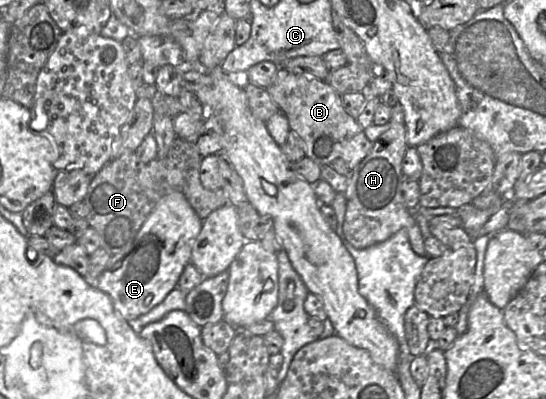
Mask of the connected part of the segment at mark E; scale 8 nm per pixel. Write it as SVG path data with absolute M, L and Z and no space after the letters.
M183 193L167 194L155 206L131 245L111 256L96 287L110 296L115 309L128 322L146 314L178 286L185 266L191 263L192 247L202 224L203 220Z

